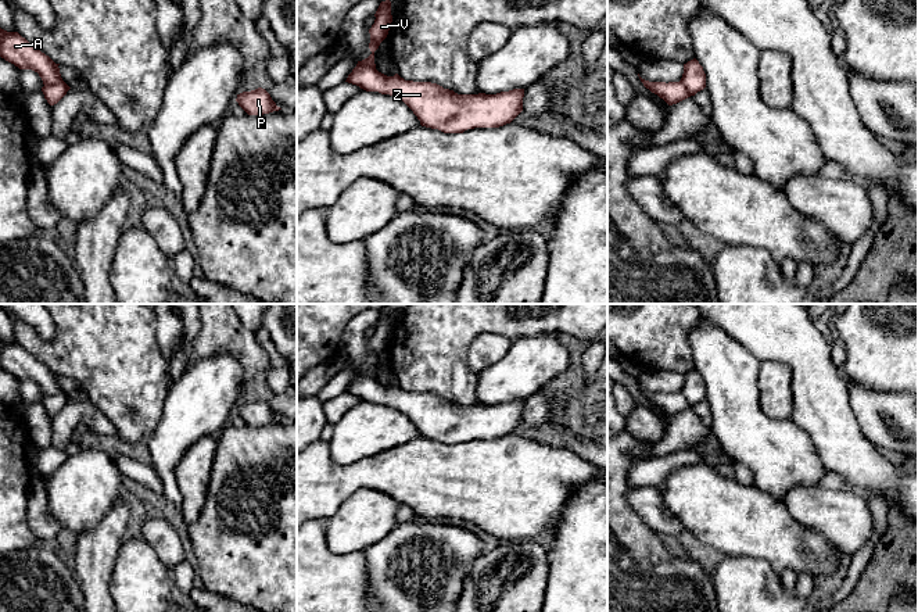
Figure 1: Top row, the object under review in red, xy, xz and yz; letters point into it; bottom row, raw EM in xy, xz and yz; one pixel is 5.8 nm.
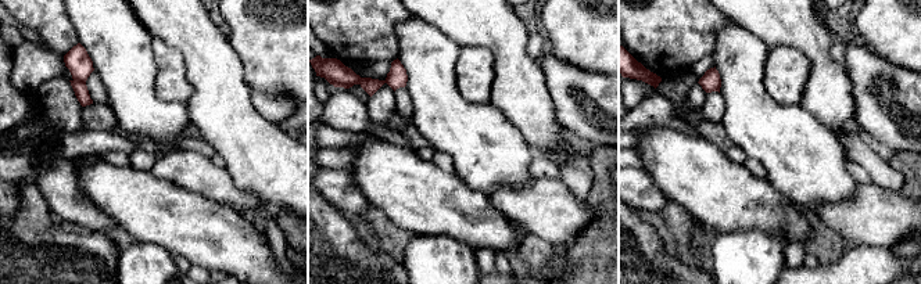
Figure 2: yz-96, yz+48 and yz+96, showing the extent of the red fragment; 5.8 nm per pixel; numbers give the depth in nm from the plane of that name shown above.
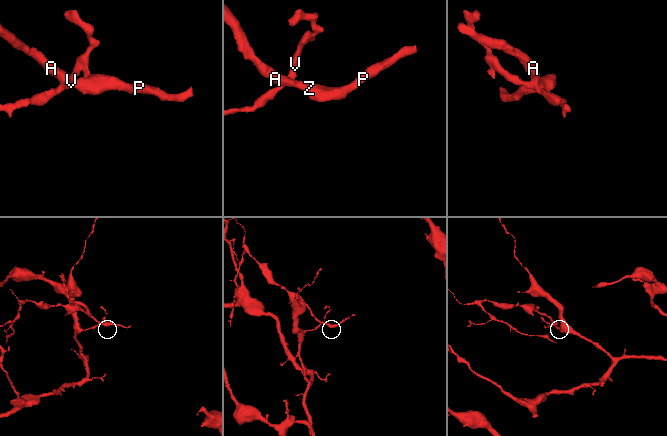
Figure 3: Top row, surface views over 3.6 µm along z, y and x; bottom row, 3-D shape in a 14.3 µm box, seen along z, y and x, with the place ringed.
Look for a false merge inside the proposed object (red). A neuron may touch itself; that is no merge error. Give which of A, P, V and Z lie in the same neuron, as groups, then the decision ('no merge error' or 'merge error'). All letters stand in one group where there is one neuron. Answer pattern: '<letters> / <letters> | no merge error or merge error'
A P Z / V | merge error

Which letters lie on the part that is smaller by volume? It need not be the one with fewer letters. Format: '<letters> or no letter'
A, P, Z

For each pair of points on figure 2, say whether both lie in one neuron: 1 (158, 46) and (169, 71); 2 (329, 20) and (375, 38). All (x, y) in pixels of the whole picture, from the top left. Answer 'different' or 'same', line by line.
1: same
2: same

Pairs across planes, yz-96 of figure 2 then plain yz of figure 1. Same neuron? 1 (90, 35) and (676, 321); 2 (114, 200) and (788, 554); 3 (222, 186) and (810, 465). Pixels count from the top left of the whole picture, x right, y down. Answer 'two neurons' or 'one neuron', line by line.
1: two neurons
2: one neuron
3: two neurons

